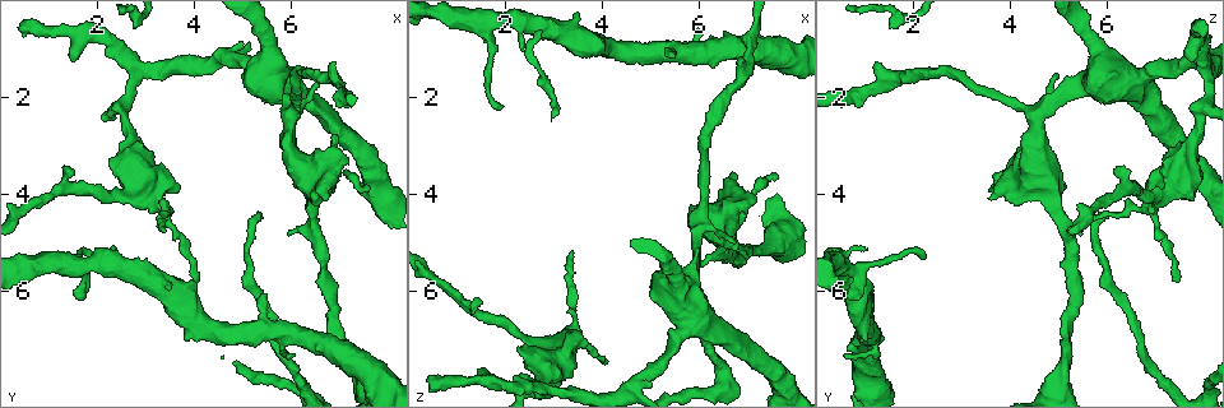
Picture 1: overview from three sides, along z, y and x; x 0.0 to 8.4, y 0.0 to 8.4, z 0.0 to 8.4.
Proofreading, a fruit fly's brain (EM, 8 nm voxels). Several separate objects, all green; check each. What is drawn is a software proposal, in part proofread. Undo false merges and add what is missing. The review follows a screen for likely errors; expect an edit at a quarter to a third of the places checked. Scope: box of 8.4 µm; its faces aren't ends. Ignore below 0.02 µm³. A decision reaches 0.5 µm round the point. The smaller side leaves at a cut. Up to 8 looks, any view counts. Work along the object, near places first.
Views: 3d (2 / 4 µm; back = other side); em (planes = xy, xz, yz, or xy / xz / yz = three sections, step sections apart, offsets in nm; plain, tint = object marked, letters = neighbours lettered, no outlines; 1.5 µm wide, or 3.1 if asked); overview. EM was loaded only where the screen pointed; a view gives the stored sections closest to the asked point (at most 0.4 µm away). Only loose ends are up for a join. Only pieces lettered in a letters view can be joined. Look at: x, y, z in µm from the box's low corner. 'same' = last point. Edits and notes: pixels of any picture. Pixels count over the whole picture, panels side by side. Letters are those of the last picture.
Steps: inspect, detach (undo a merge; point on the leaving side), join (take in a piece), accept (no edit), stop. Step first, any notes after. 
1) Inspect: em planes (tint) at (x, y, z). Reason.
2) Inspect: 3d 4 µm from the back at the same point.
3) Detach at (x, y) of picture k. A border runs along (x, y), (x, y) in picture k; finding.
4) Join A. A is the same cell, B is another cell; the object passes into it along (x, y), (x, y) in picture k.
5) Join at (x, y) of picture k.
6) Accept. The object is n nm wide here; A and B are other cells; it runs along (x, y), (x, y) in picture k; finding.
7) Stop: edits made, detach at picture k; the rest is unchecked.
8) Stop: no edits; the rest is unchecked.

Inspect: em planes (plain) at (3.45, 4.25, 6.70). Sudden change in width.

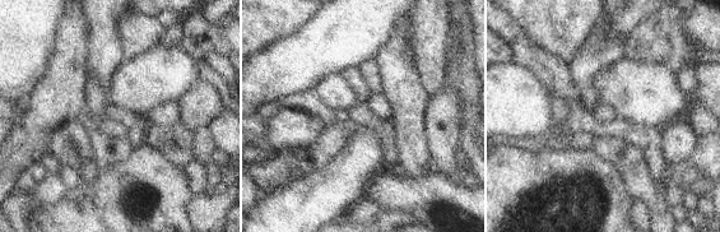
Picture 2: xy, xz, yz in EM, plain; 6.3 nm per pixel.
Inspect: em planes (letters) at the same point. See the neighbours.

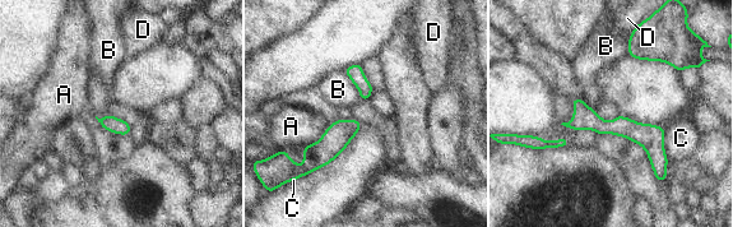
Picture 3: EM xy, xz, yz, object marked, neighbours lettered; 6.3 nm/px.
Accept. The object is 100 nm wide here; A, B, C and D are other cells; it runs along (576, 102), (601, 126), (636, 131), (660, 174) in picture 3; one neuron here.

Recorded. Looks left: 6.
Inspect: em xz step 4 (tint) at (5.45, 4.45, 5.95). An open end.

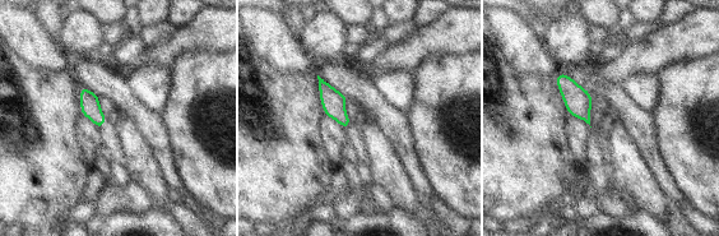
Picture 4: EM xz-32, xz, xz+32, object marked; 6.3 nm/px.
Inspect: em planes (letters) at the same point. Cut it another way.

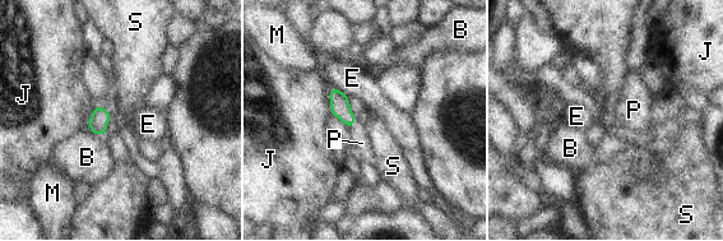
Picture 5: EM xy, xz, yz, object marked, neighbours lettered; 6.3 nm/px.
Join P. The object is 110 nm wide here; P is the same cell, B, E, J, M and S are other cells; the object passes into it along (339, 105), (352, 125), (362, 143) in picture 5; it goes on there.

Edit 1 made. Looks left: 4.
Inspect: em planes (plain) at (5.50, 6.05, 1.20). Stops while still wide.

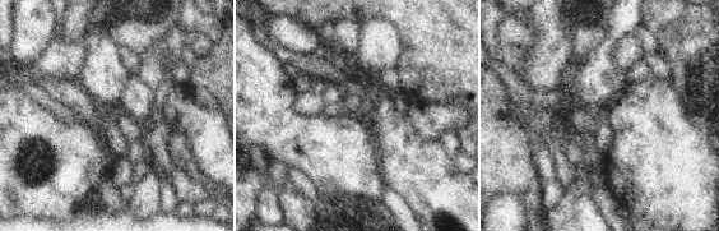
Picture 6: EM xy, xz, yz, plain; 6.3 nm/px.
Inspect: em planes (letters) at the same point.

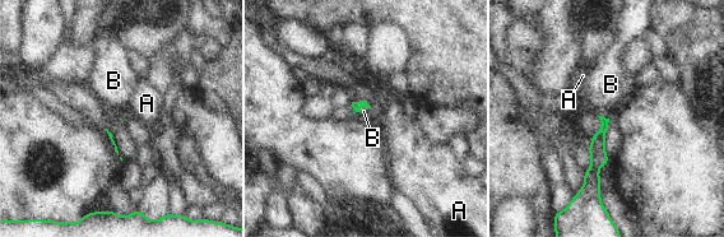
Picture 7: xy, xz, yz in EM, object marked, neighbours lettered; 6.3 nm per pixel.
Join B. B is the same cell, A is another cell; the object passes into it along (597, 149), (602, 116), (607, 86) in picture 7; it goes on there.

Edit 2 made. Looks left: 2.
Stop: edits made, join at picture 5, join at picture 7; the rest is unchecked.

